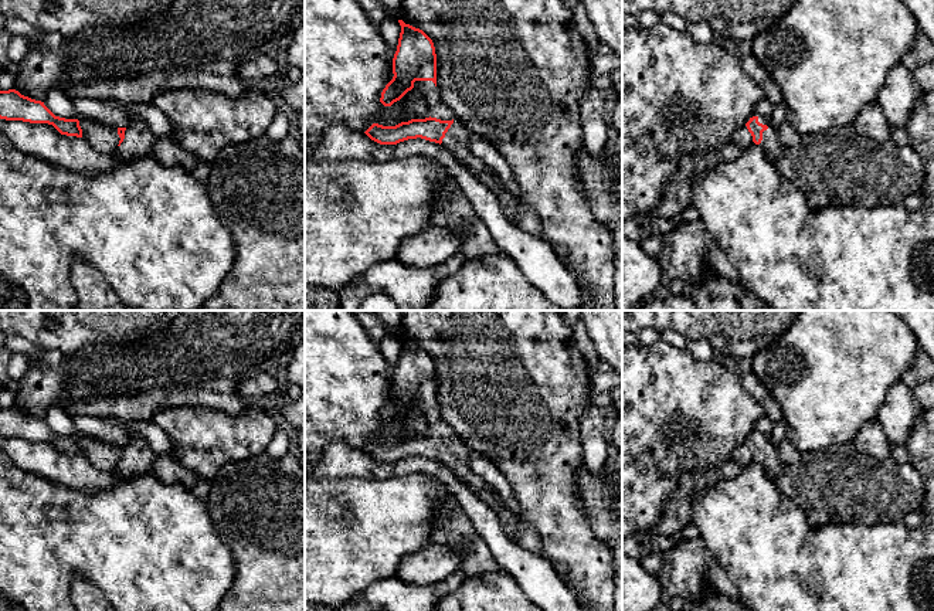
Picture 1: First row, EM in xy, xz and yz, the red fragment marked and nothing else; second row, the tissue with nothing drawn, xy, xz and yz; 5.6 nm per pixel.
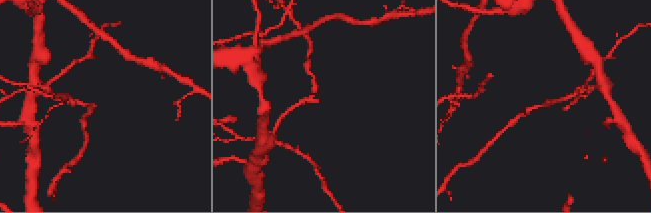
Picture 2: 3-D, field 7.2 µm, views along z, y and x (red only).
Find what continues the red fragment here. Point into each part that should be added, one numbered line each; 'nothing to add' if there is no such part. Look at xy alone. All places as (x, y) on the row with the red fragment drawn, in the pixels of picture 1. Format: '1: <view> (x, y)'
1: xy (139, 141)

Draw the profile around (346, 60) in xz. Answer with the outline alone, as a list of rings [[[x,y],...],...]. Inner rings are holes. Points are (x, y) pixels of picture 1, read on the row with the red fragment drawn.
[[[305,0],[305,149],[334,123],[364,133],[373,123],[395,126],[429,118],[429,106],[415,88],[391,106],[380,102],[393,77],[388,47],[357,0]]]

